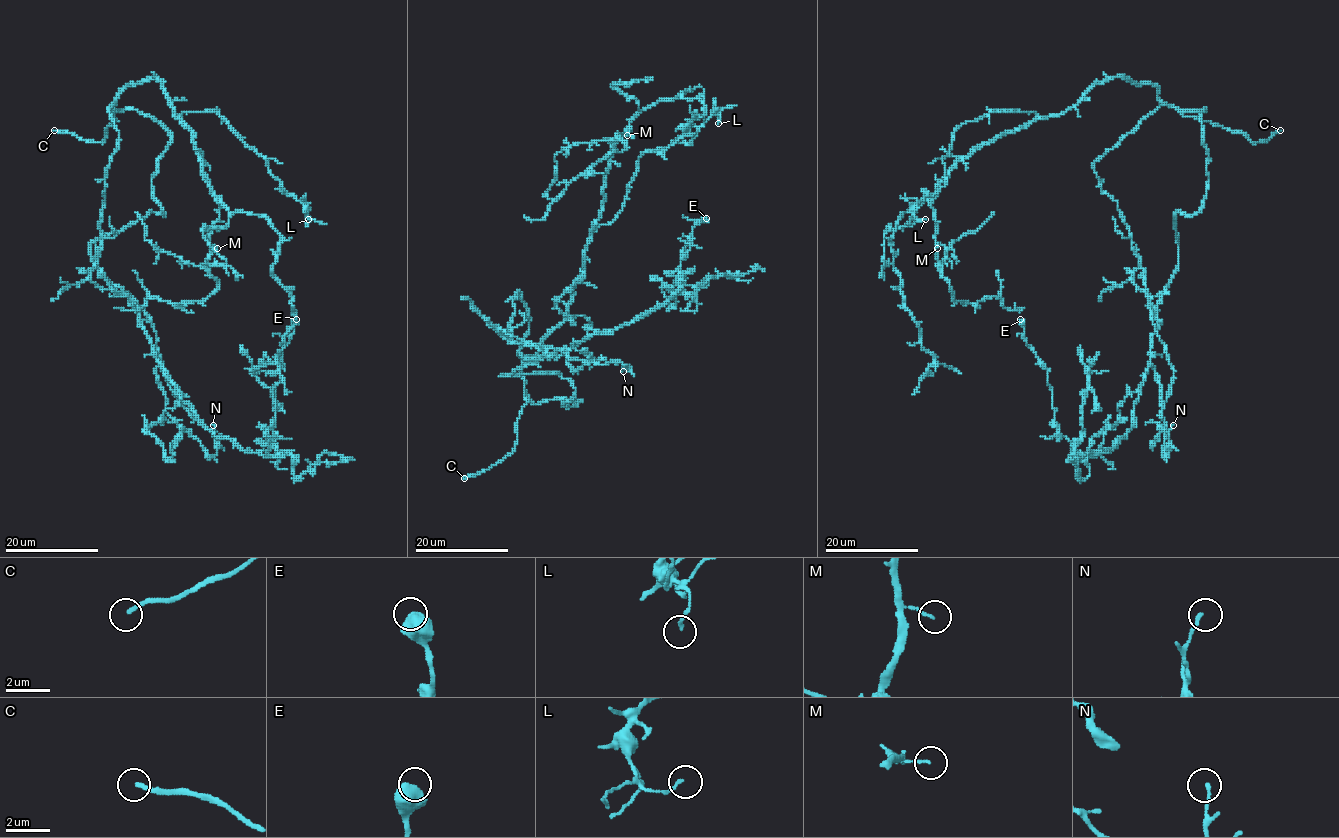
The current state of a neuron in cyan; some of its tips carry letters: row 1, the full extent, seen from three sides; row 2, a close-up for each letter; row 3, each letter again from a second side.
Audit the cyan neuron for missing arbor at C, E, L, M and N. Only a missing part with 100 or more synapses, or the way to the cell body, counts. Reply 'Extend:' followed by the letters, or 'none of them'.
Extend: C

